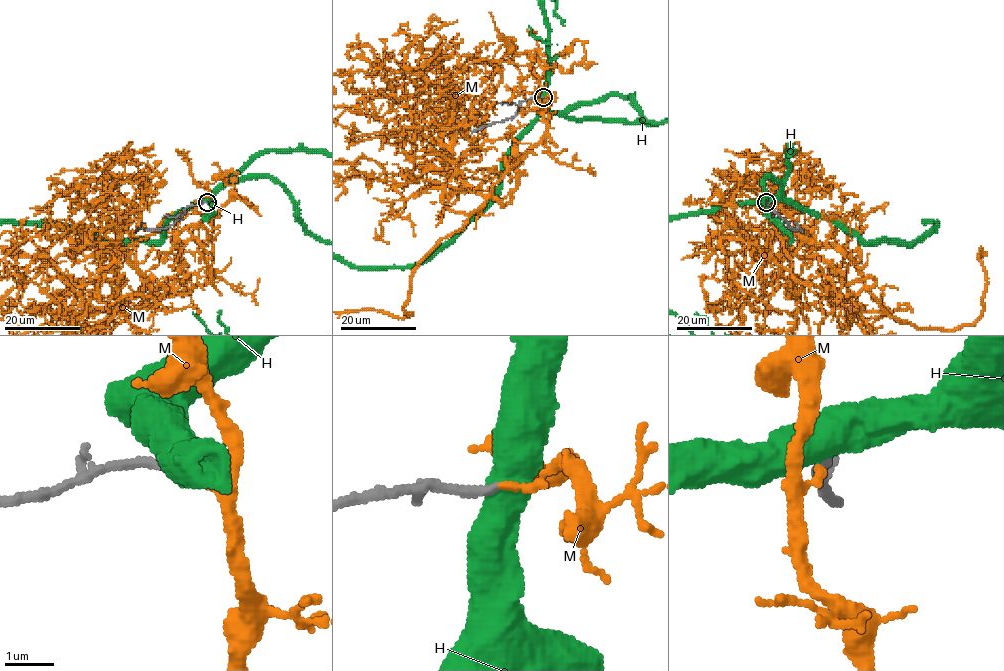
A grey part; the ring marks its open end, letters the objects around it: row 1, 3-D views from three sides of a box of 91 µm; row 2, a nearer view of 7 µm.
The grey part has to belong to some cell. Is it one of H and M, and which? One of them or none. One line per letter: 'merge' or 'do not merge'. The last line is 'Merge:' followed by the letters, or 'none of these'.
H: do not merge
M: do not merge
Merge: none of these

